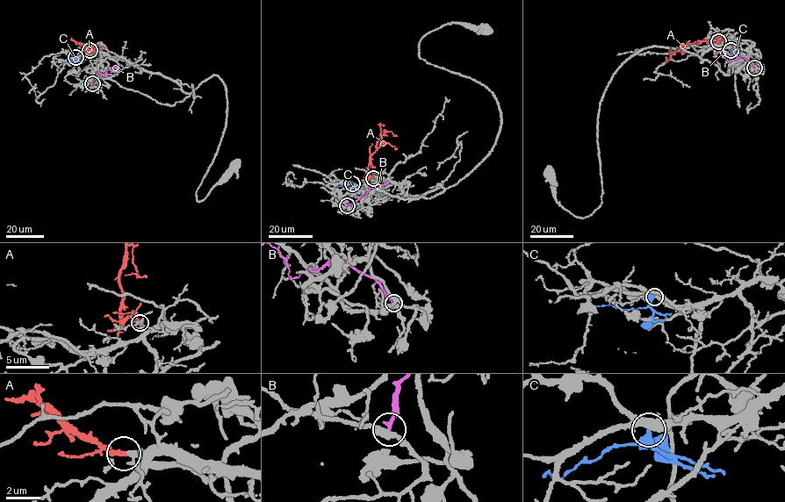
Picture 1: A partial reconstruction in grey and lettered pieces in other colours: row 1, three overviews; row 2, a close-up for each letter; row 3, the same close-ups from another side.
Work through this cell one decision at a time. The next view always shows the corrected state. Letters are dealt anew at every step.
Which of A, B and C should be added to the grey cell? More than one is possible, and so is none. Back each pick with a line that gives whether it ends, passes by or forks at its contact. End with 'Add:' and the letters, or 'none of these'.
A: it ends
Add: A

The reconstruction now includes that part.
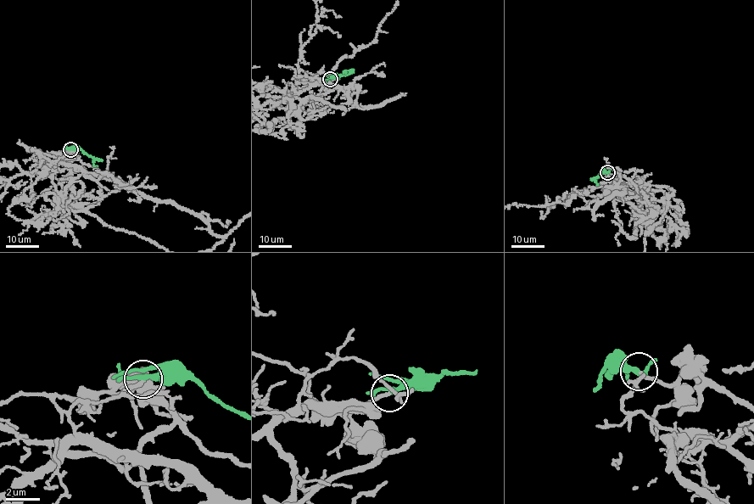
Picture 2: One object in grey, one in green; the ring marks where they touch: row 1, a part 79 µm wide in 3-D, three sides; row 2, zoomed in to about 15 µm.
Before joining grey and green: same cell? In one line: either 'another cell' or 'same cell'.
same cell

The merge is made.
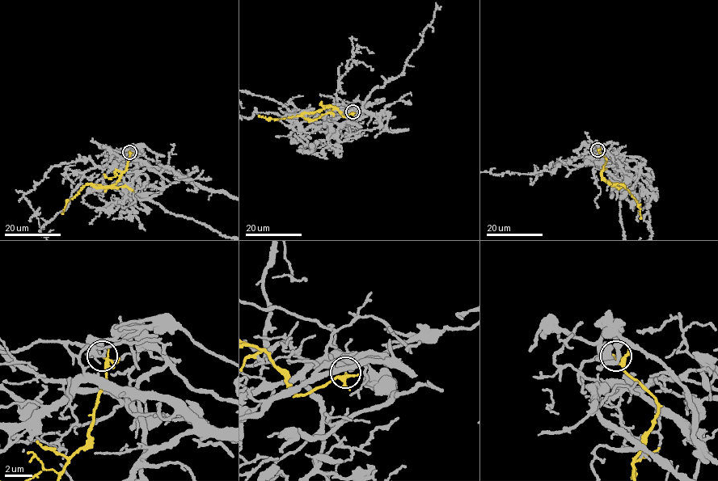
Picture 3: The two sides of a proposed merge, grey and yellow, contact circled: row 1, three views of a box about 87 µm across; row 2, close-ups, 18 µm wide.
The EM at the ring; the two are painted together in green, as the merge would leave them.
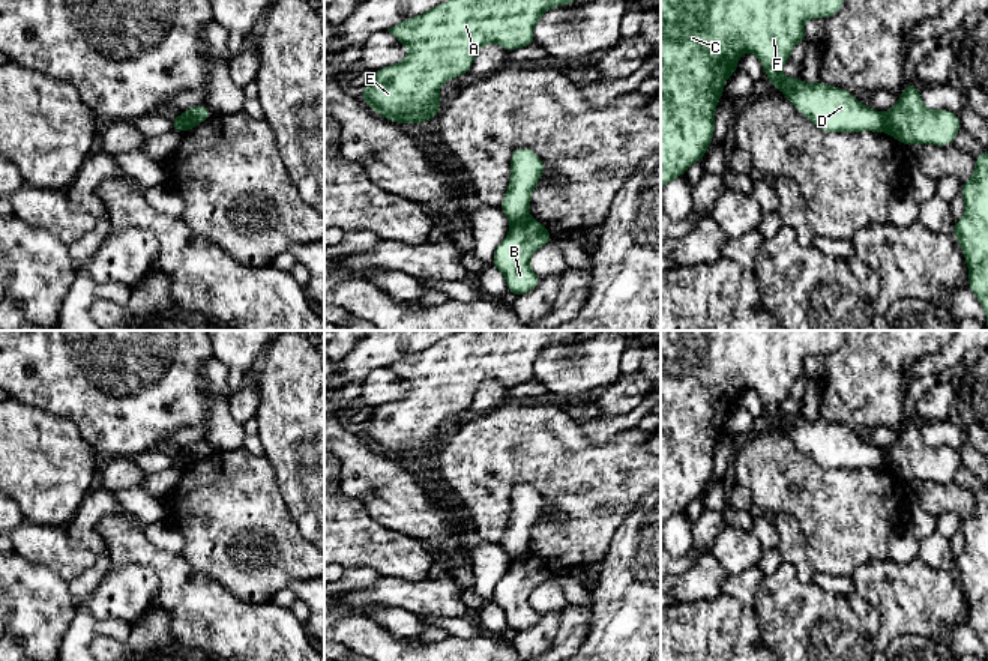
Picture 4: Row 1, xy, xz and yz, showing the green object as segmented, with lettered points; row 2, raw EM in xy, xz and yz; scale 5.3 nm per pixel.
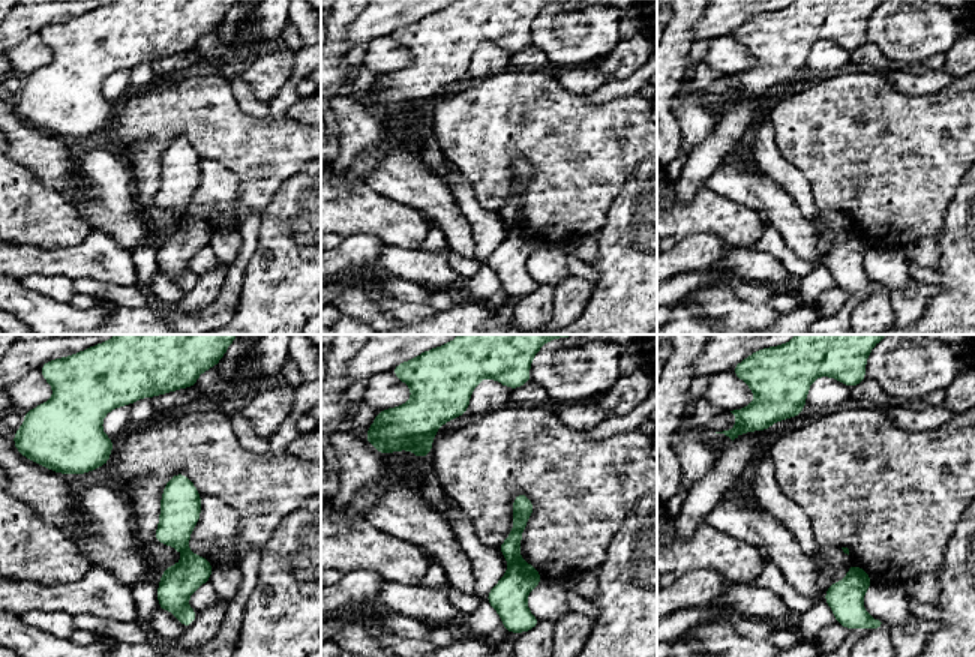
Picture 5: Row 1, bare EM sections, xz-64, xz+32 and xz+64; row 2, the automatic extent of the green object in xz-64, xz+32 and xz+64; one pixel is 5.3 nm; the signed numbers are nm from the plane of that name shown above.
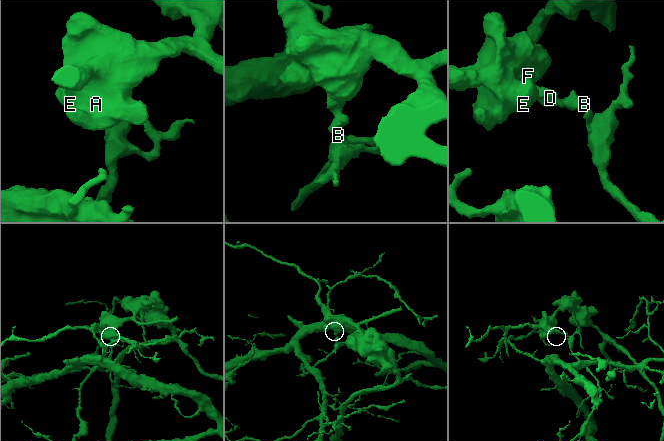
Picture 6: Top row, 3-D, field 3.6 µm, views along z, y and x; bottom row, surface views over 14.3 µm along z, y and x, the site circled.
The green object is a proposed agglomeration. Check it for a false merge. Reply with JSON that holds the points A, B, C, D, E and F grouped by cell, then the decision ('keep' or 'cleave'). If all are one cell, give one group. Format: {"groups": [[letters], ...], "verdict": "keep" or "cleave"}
{"groups": [["A", "C", "D", "E", "F"], ["B"]], "verdict": "cleave"}

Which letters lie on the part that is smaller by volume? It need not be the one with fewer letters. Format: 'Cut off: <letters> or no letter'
Cut off: B

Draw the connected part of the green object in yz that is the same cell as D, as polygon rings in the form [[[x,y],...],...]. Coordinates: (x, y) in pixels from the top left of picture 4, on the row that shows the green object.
[[[661,0],[661,189],[701,161],[715,132],[715,110],[724,95],[725,81],[737,71],[742,54],[755,53],[766,78],[779,89],[799,113],[824,132],[886,132],[884,116],[859,102],[842,87],[830,87],[820,80],[811,84],[799,77],[787,78],[781,66],[790,62],[794,45],[808,41],[805,21],[835,15],[844,0]]]

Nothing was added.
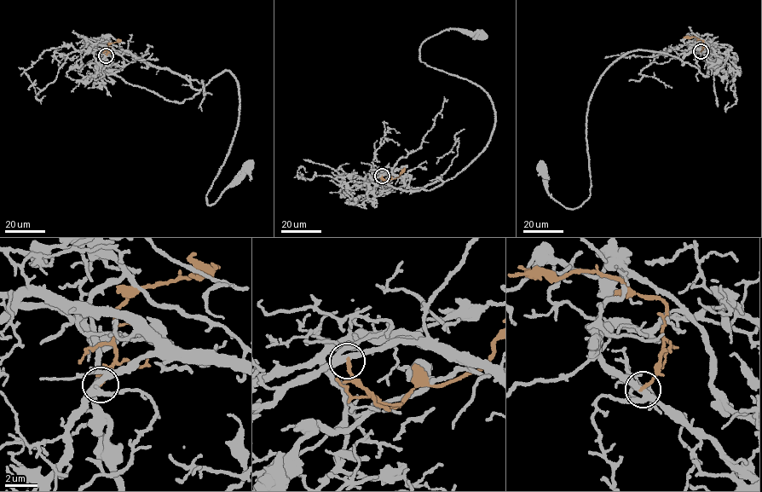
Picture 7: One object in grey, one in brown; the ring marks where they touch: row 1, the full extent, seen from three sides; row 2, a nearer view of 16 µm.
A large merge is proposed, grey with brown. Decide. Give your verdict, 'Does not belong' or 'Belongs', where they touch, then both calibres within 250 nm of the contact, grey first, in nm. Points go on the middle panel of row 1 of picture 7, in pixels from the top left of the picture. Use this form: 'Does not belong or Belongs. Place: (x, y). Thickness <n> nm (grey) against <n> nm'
Does not belong. Place: (382, 176). Thickness 360 nm (grey) against 200 nm

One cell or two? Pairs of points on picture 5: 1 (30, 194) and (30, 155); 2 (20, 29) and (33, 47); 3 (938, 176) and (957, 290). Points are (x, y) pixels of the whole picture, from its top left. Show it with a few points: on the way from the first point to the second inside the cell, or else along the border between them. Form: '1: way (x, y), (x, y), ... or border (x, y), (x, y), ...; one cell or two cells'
1: border (15, 161), (57, 192); two cells
2: border (38, 33), (29, 35), (15, 45); two cells
3: border (959, 183), (945, 210), (942, 231), (936, 237); two cells

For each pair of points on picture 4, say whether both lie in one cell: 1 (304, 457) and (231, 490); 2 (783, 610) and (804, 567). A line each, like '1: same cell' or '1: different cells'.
1: different cells
2: different cells

